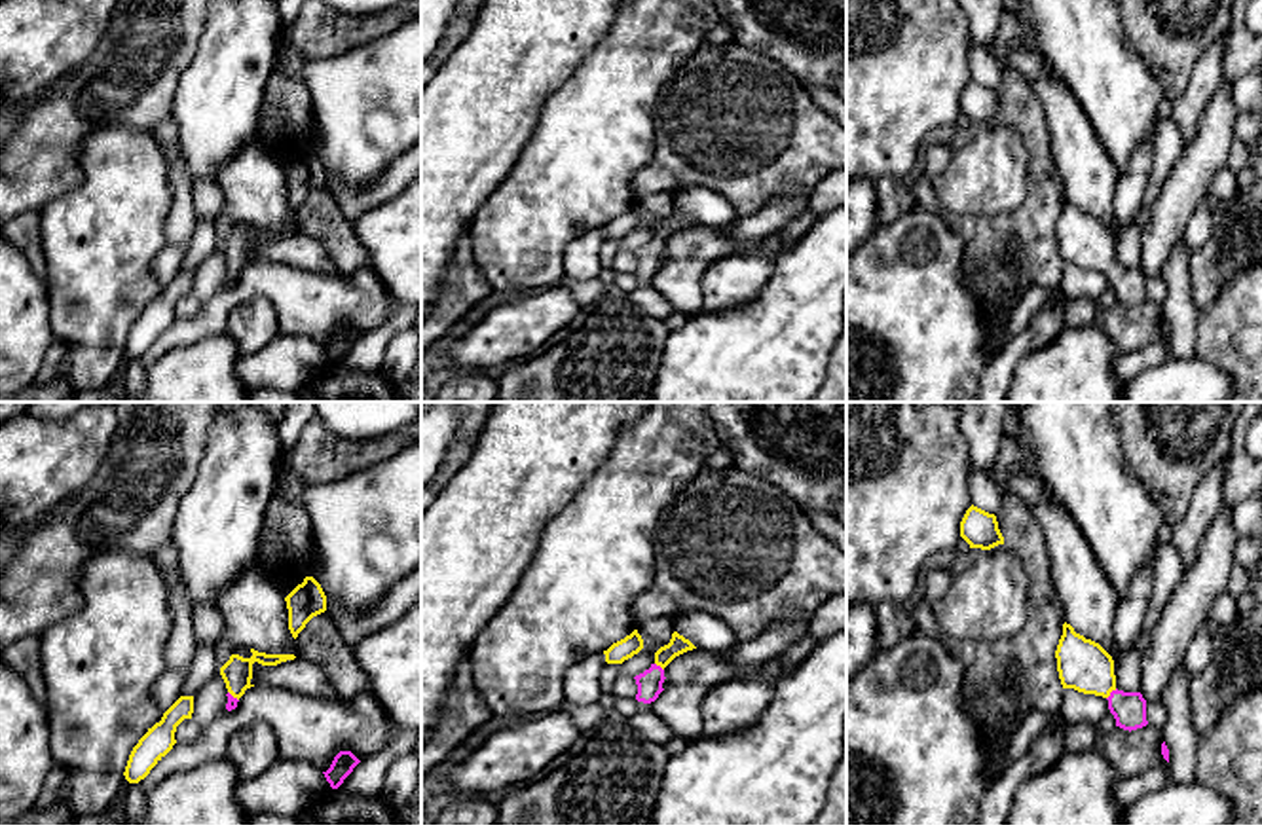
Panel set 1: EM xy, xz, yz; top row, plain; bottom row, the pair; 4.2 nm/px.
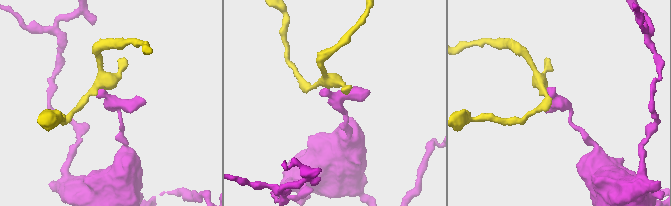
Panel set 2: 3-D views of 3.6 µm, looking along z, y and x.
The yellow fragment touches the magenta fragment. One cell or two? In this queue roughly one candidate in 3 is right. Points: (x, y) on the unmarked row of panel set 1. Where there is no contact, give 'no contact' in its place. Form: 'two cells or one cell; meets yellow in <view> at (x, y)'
one cell; meets yellow in yz at (1111, 266)

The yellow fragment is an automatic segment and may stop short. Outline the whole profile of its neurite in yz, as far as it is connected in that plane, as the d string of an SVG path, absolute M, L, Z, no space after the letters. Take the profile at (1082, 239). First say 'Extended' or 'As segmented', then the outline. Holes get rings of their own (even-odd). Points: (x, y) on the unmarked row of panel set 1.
Extended. M1067 197L1055 233L1063 264L1106 273L1116 302L1123 305L1131 307L1148 300L1142 269L1118 266L1112 231L1099 218L1076 209Z

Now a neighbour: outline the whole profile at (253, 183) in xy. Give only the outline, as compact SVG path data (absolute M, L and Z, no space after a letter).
M249 140L237 150L237 154L222 165L214 182L222 190L222 209L214 216L216 247L214 250L195 267L192 294L203 303L224 290L232 290L235 284L228 286L228 264L220 250L220 243L230 235L237 222L249 222L266 229L294 229L300 233L298 216L288 205L288 184L281 163L271 152L266 152L254 140Z

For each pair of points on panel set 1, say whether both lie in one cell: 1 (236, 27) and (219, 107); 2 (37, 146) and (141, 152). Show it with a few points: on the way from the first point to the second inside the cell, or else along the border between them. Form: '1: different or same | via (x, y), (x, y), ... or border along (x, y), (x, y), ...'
1: same | via (236, 46), (224, 88)
2: different | border along (116, 124), (82, 139), (82, 179), (67, 192)

